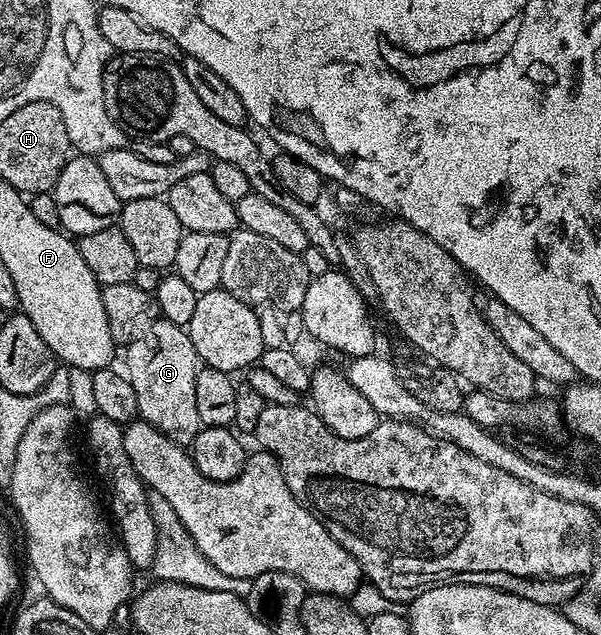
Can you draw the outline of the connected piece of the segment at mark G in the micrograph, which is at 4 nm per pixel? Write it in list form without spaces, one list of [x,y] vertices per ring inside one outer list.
[[[159,320],[142,338],[129,343],[125,373],[136,390],[138,418],[169,434],[179,444],[189,444],[197,436],[202,421],[196,412],[196,376],[200,359],[189,333],[183,327]]]

